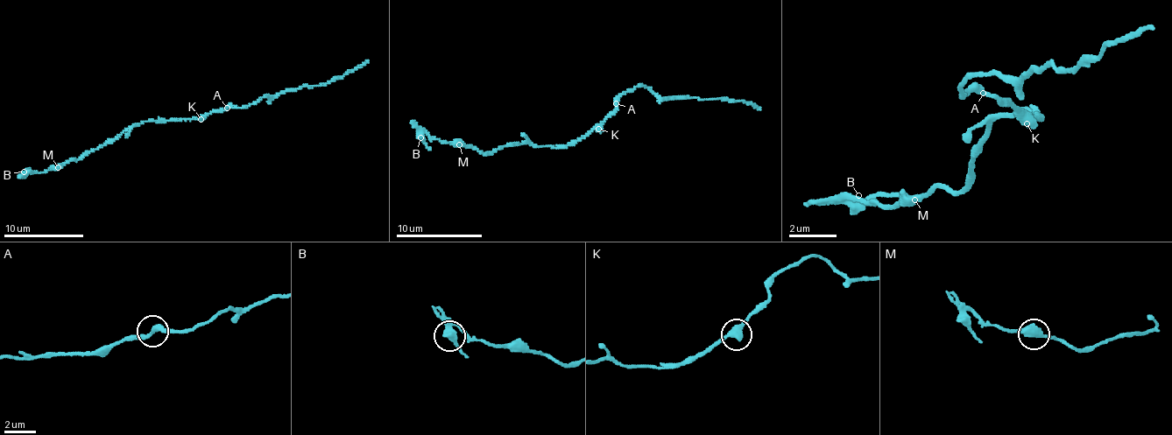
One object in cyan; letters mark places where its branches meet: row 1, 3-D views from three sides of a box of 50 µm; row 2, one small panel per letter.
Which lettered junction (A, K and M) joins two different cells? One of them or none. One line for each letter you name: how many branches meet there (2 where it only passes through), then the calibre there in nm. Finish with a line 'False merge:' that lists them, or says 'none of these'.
M: branches 2; calibre 440 nm
False merge: M

